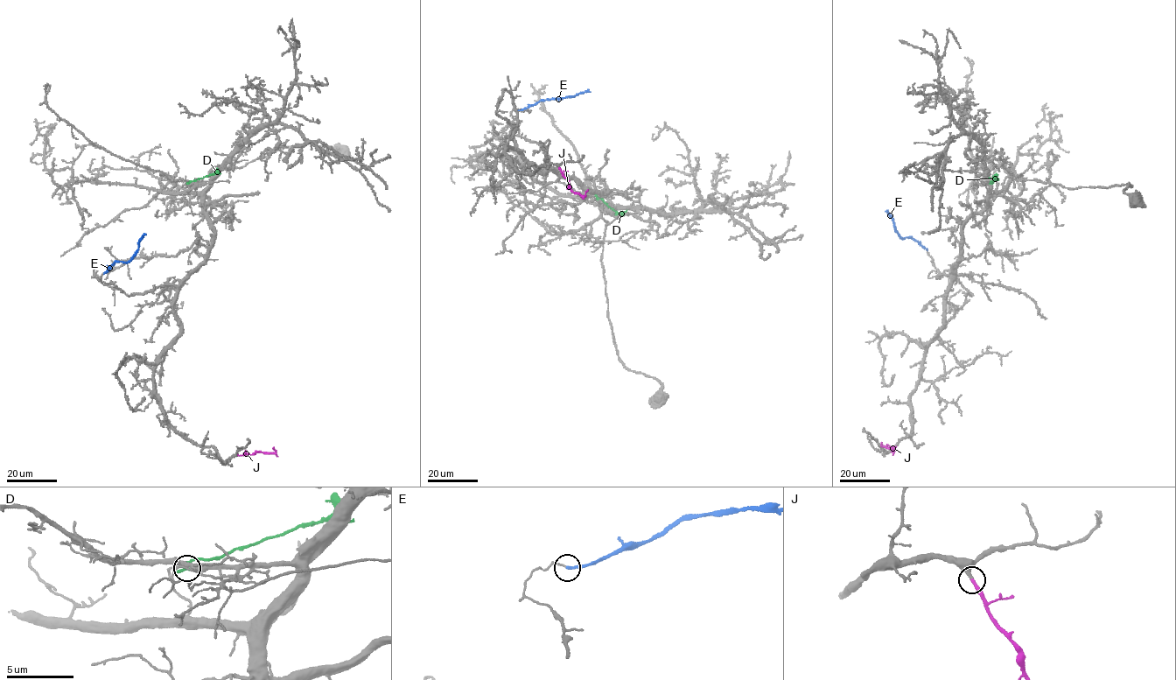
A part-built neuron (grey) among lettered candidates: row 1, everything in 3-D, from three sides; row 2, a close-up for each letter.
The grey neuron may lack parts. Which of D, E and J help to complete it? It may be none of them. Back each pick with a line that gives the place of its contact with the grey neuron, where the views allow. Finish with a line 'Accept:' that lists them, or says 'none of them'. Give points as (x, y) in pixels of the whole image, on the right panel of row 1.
J: meets grey at (881, 445)
Accept: J

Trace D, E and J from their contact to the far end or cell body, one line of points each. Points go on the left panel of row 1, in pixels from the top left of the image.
D: (190, 182), (220, 172)
E: (103, 273), (115, 262), (128, 262), (137, 249), (139, 241), (145, 234)
J: (238, 455), (275, 452), (273, 447)

